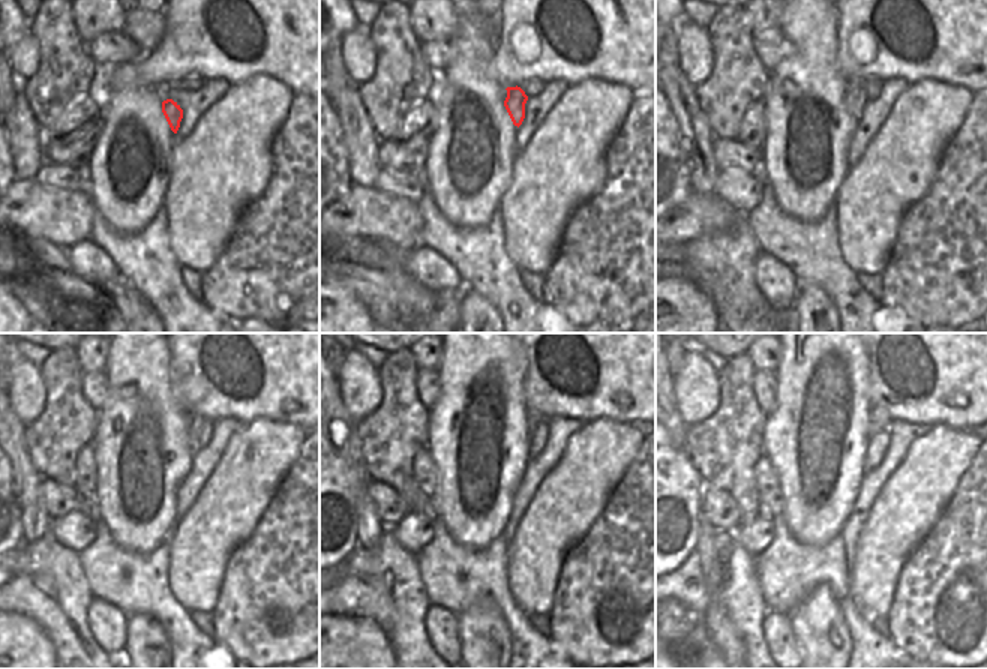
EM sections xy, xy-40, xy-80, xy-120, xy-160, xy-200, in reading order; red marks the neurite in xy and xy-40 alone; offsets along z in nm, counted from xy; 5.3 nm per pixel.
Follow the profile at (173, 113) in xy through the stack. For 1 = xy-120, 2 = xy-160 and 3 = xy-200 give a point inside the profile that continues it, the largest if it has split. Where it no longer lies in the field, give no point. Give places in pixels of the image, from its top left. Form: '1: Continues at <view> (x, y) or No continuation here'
1: Continues at xy-120 (195, 420)
2: Continues at xy-160 (534, 417)
3: Continues at xy-200 (879, 419).

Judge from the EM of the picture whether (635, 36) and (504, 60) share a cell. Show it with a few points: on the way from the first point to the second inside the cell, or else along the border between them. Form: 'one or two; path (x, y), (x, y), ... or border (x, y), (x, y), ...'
one; path (602, 54), (587, 66), (548, 66), (537, 69)

